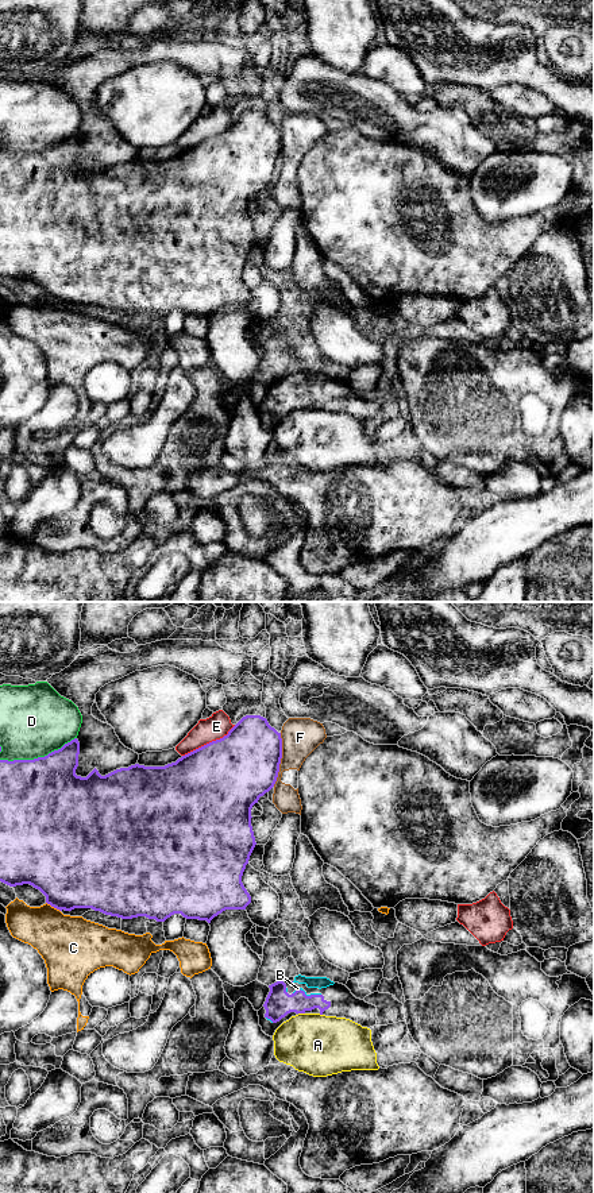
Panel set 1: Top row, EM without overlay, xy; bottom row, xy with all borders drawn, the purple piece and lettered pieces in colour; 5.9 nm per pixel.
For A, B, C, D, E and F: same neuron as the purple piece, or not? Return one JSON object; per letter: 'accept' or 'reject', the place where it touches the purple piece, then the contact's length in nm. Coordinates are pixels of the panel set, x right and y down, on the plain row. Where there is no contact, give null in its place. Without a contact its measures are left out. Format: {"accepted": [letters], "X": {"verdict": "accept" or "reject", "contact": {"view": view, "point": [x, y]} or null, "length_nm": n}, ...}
{"accepted": ["B"], "A": {"verdict": "reject", "contact": {"view": "xy", "point": [301, 408]}, "length_nm": 40}, "B": {"verdict": "accept", "contact": {"view": "xy", "point": [305, 390]}, "length_nm": 170}, "C": {"verdict": "reject", "contact": {"view": "xy", "point": [53, 301]}, "length_nm": 110}, "D": {"verdict": "reject", "contact": {"view": "xy", "point": [38, 153]}, "length_nm": 480}, "E": {"verdict": "reject", "contact": {"view": "xy", "point": [209, 138]}, "length_nm": 380}, "F": {"verdict": "reject", "contact": {"view": "xy", "point": [280, 155]}, "length_nm": 320}}

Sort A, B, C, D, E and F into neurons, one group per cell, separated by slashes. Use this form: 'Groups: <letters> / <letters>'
Groups: A / B / C / D / E / F

